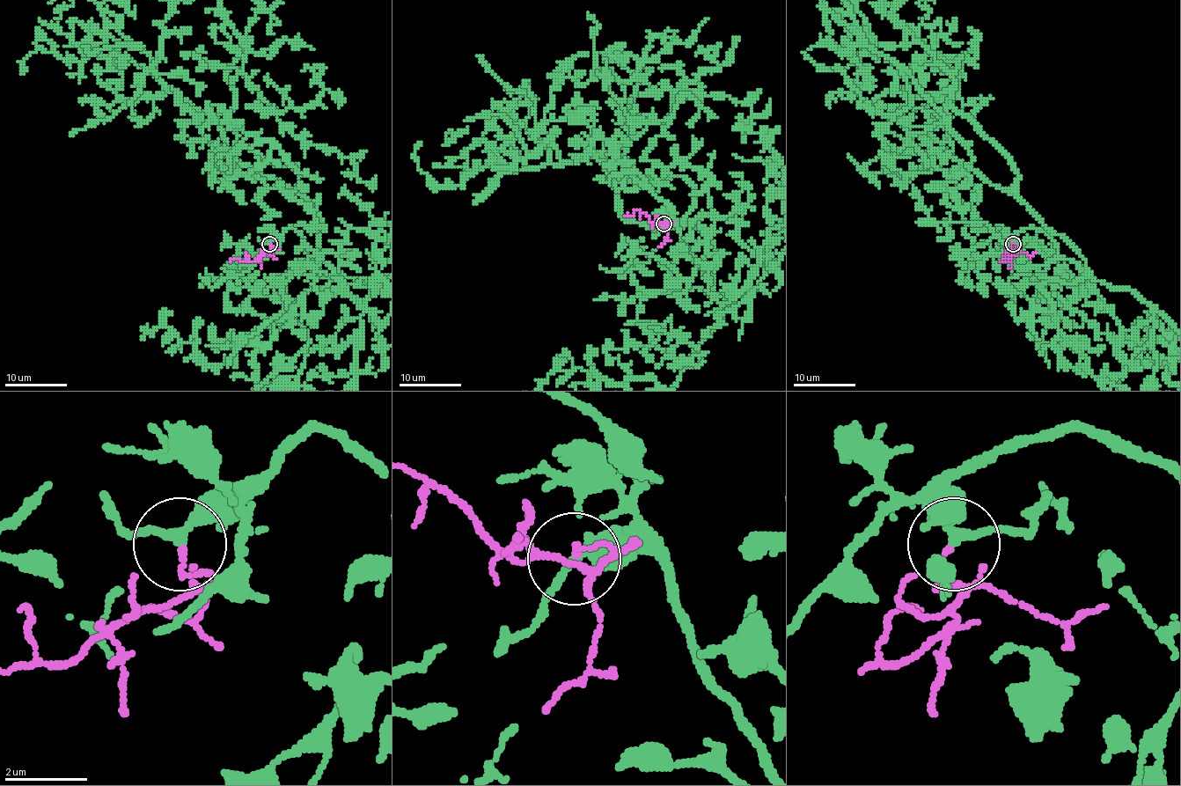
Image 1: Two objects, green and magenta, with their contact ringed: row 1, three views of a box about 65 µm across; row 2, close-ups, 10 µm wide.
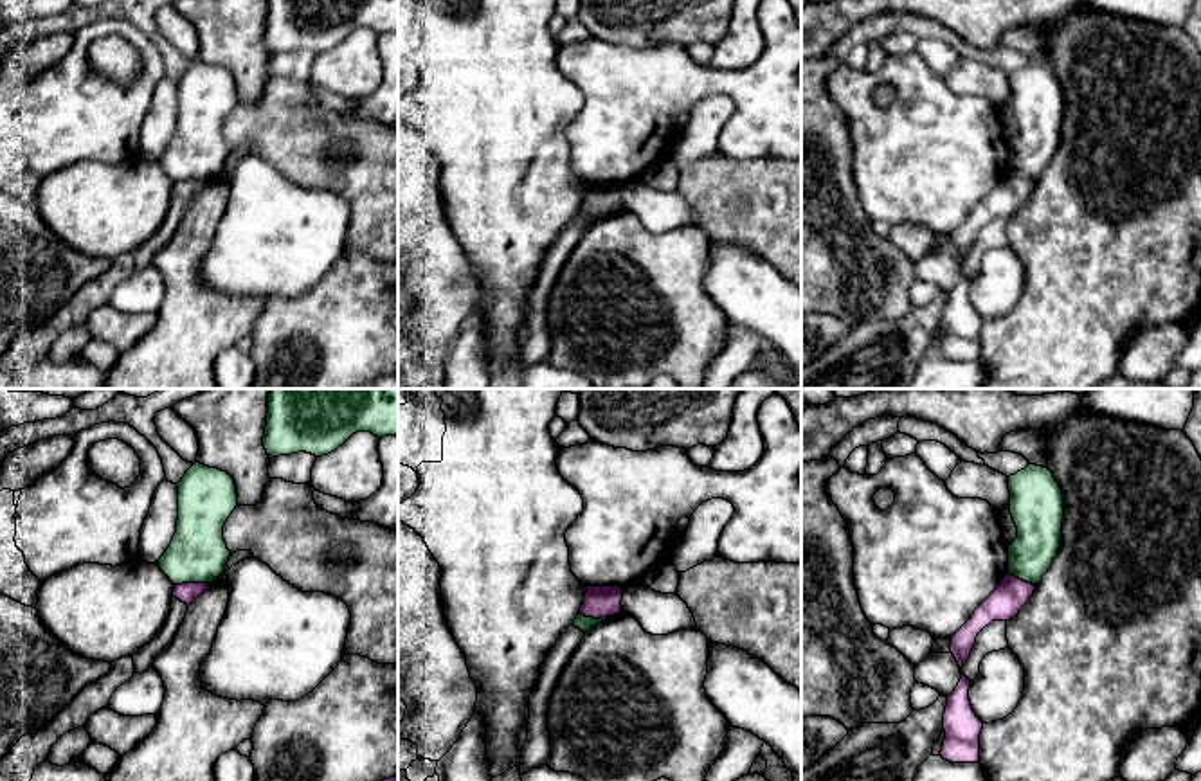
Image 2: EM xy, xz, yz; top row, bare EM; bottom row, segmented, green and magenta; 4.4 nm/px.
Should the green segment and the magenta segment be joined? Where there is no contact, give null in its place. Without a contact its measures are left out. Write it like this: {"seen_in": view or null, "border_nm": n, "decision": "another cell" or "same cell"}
{"seen_in": "xy", "border_nm": 150, "decision": "another cell"}

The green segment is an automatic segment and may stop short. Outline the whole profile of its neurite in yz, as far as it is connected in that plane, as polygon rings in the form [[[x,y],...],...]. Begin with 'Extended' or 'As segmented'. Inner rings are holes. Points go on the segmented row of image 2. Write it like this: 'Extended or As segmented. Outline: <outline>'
As segmented. Outline: [[[1028,464],[1008,477],[1010,515],[1017,538],[1008,545],[1008,574],[1039,585],[1062,538],[1064,495],[1048,468]]]

